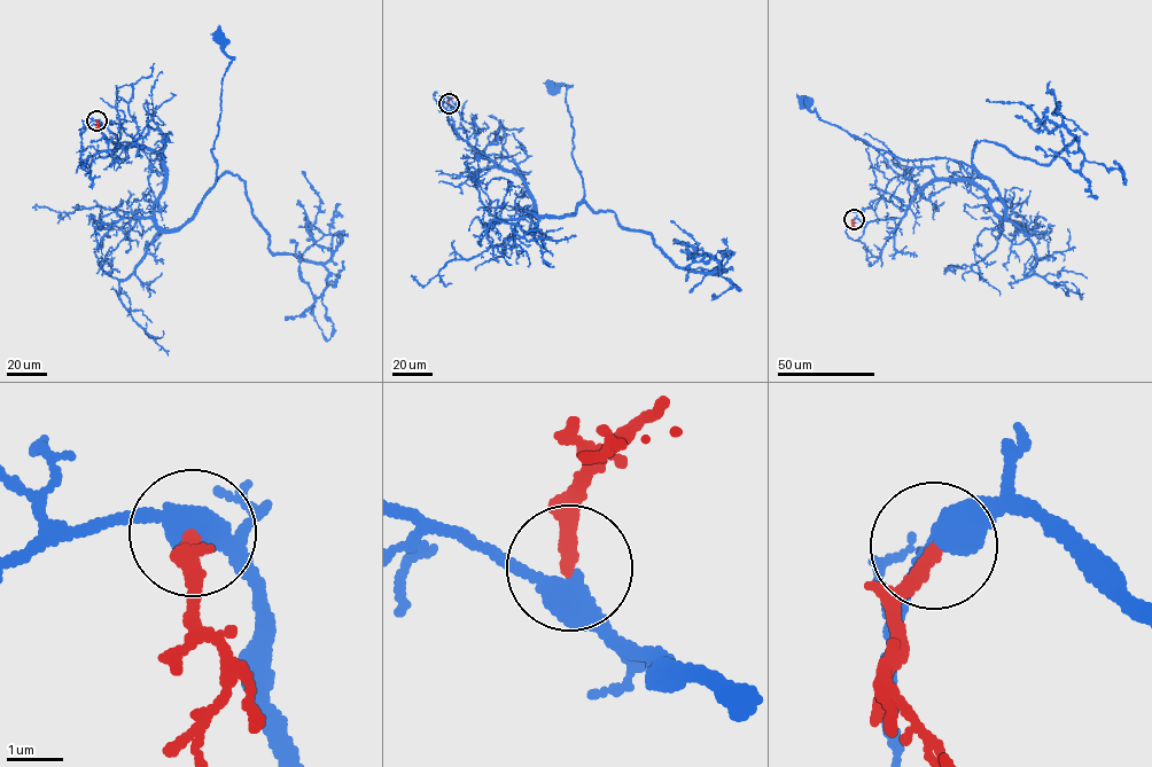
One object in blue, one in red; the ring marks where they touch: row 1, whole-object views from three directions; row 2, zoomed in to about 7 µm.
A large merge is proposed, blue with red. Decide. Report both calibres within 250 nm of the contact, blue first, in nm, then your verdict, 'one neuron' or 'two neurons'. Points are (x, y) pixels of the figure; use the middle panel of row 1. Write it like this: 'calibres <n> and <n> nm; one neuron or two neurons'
calibres 420 and 260 nm; one neuron

